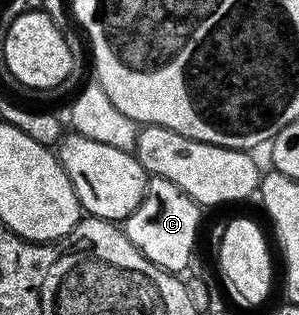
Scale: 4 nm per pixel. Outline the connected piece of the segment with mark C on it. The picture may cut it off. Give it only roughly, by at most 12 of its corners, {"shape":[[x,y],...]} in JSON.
{"shape":[[146,180],[128,234],[148,261],[182,273],[203,208]]}

